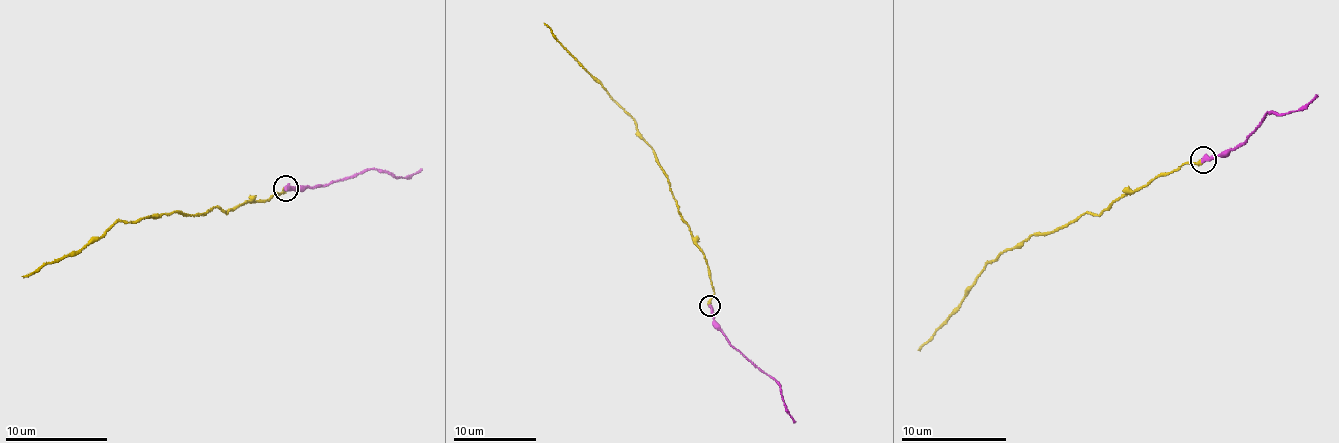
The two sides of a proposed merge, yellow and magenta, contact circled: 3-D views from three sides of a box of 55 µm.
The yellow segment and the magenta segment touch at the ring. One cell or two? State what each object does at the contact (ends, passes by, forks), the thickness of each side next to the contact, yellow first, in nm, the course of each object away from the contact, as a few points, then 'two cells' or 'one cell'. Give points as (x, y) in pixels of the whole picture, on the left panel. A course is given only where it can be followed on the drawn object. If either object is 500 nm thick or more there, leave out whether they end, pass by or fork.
yellow ends | magenta ends | 260/340 nm | yellow via (286, 188), (241, 203), (226, 213), (212, 207), (194, 215), (174, 211), (115, 224), (75, 252), (21, 275) | magenta via (286, 189), (319, 187), (369, 169), (394, 176), (411, 177), (421, 168) | one cell

